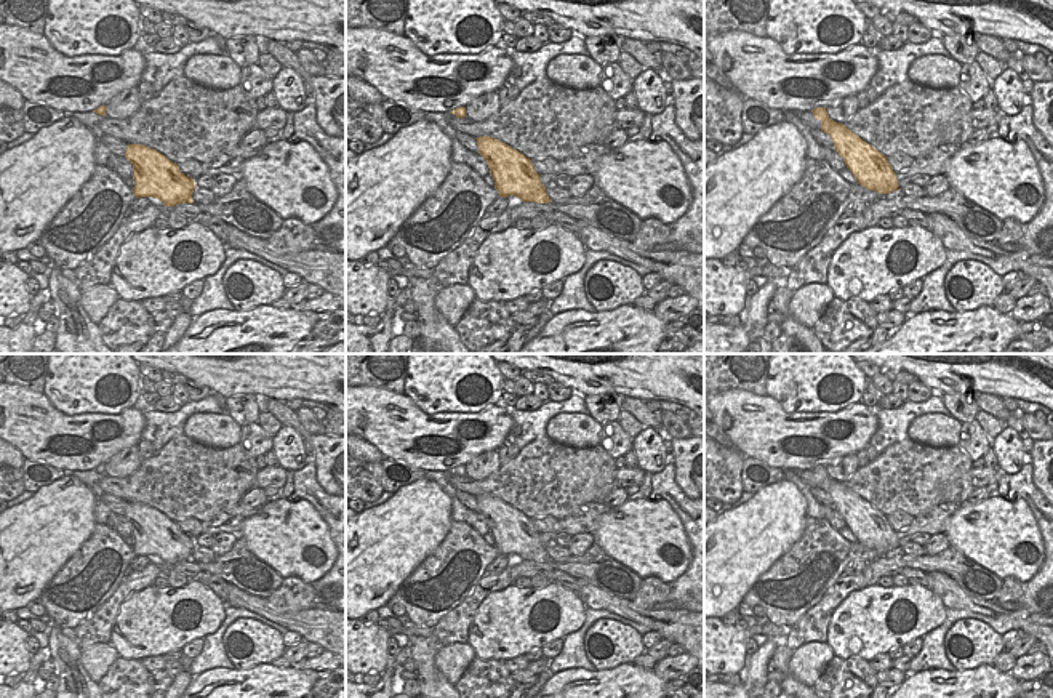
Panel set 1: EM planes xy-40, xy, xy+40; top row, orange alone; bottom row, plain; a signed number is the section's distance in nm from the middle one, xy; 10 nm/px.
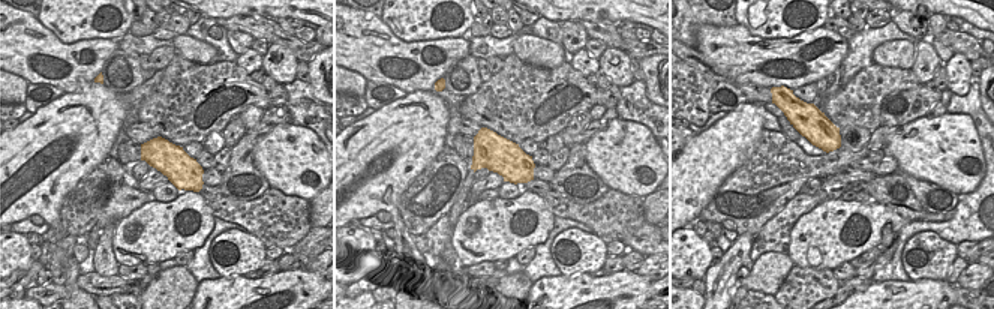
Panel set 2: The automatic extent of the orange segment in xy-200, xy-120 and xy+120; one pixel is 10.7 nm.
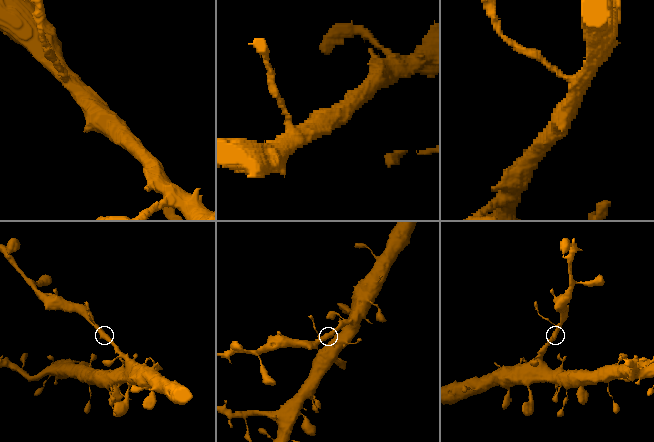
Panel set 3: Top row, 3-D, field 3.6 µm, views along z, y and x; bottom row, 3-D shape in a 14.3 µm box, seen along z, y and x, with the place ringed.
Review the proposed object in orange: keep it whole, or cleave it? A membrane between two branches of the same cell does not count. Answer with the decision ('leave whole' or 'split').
leave whole

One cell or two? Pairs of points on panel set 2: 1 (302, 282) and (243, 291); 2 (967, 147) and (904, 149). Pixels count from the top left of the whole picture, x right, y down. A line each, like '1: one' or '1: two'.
1: one
2: one

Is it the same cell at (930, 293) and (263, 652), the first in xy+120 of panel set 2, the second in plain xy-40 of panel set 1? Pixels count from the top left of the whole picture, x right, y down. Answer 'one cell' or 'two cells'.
two cells

